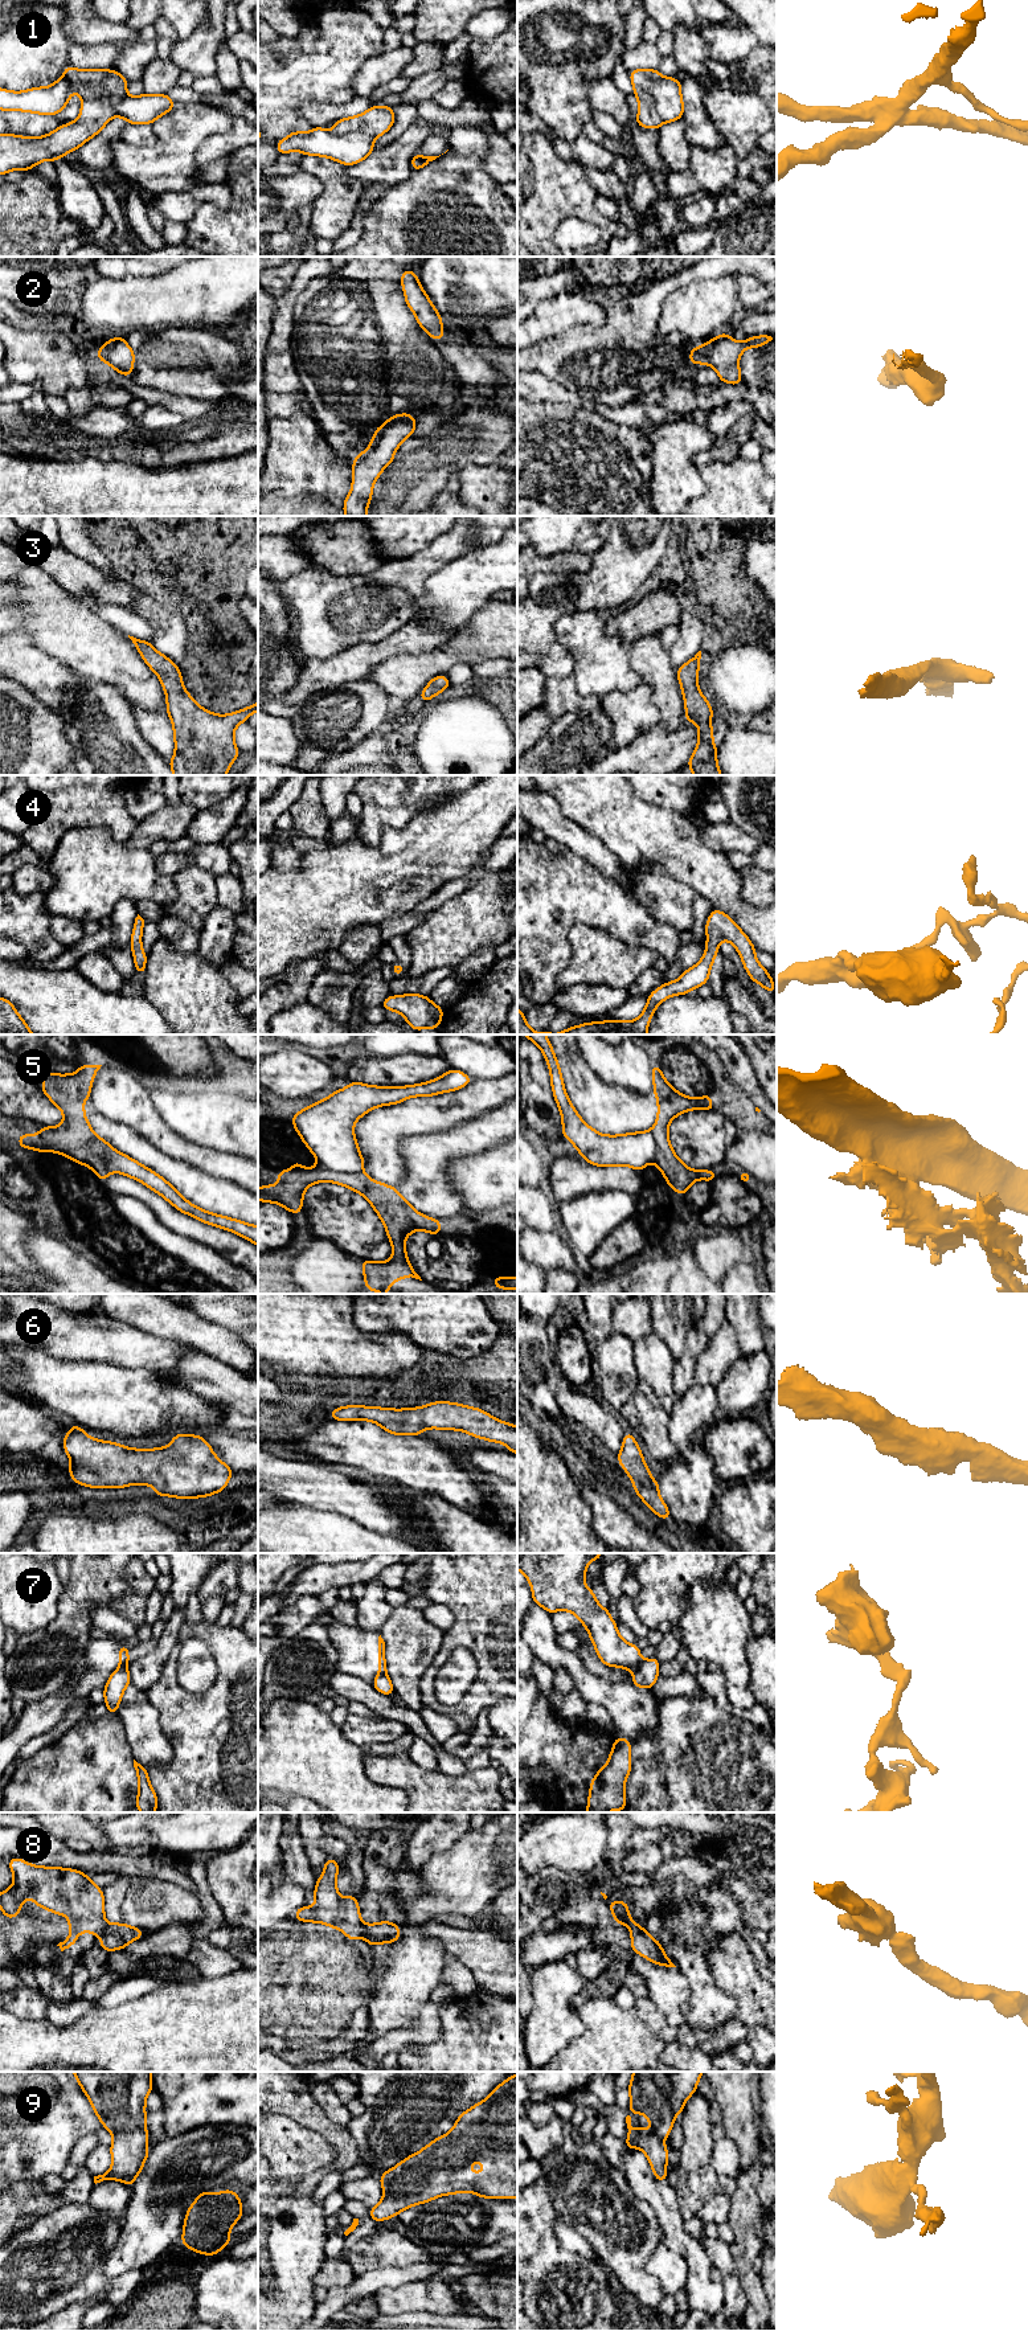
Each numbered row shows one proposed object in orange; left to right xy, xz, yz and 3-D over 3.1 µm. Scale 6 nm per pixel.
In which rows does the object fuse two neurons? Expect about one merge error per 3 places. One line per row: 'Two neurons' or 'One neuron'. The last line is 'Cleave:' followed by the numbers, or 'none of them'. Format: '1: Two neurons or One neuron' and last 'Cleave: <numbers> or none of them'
1: Two neurons
2: One neuron
3: One neuron
4: One neuron
5: Two neurons
6: One neuron
7: Two neurons
8: Two neurons
9: One neuron
Cleave: 1, 5, 7, 8

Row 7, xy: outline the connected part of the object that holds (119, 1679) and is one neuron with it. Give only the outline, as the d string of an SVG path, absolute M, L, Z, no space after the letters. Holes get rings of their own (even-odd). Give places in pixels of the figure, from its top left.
M127 1666L118 1668L111 1674L103 1689L105 1703L107 1704L107 1713L118 1715L118 1705L128 1684L131 1684L131 1677Z

